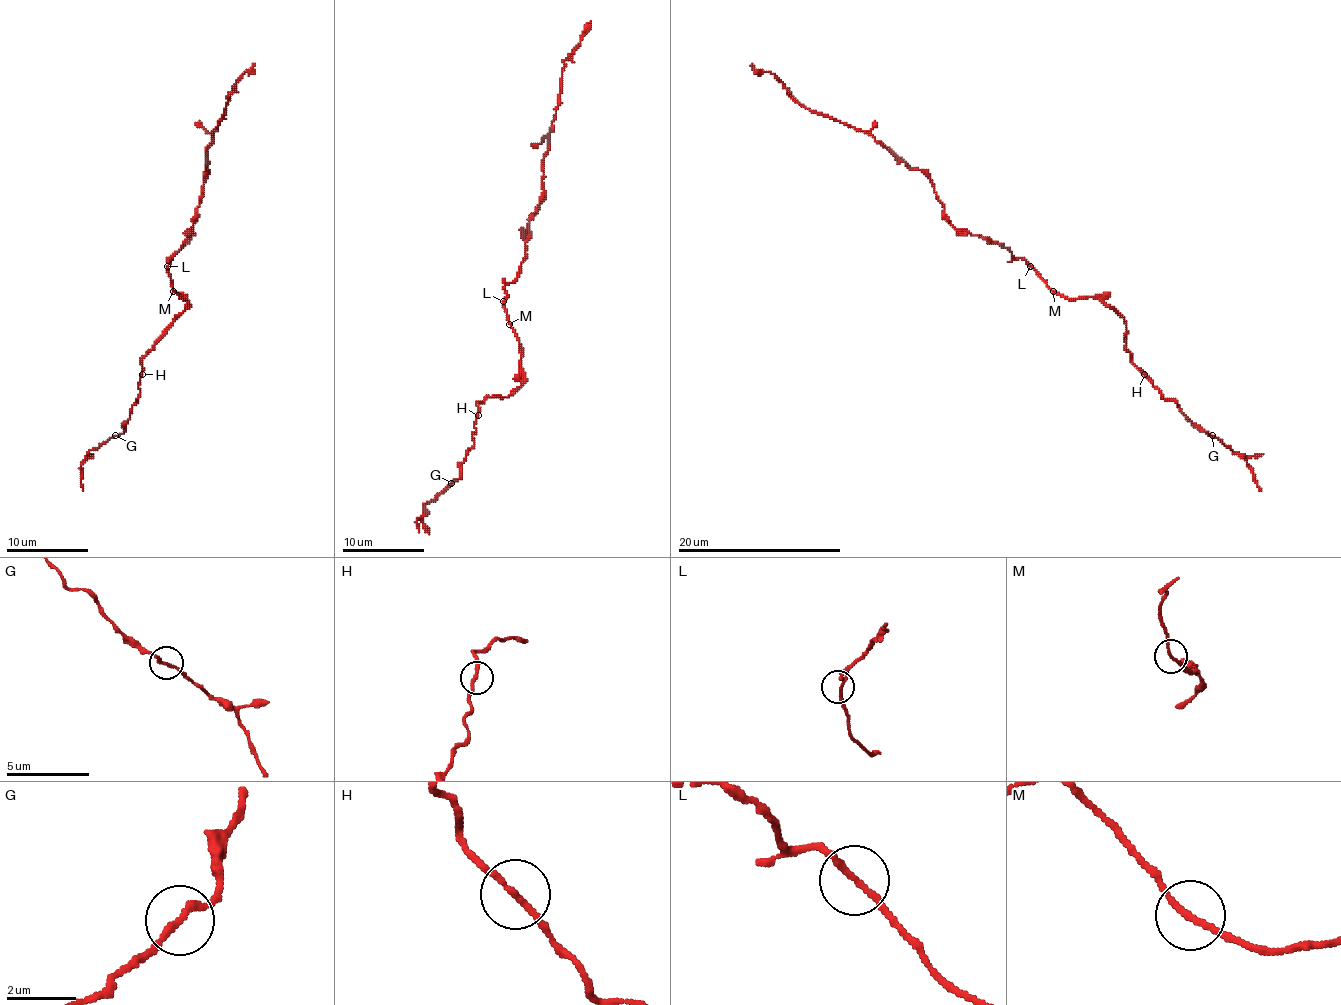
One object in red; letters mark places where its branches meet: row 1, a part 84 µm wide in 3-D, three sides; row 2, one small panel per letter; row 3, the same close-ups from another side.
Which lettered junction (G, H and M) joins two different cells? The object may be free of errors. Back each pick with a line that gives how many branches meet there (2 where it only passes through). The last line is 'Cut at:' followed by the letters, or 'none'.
M: 2 branches meet
Cut at: M

